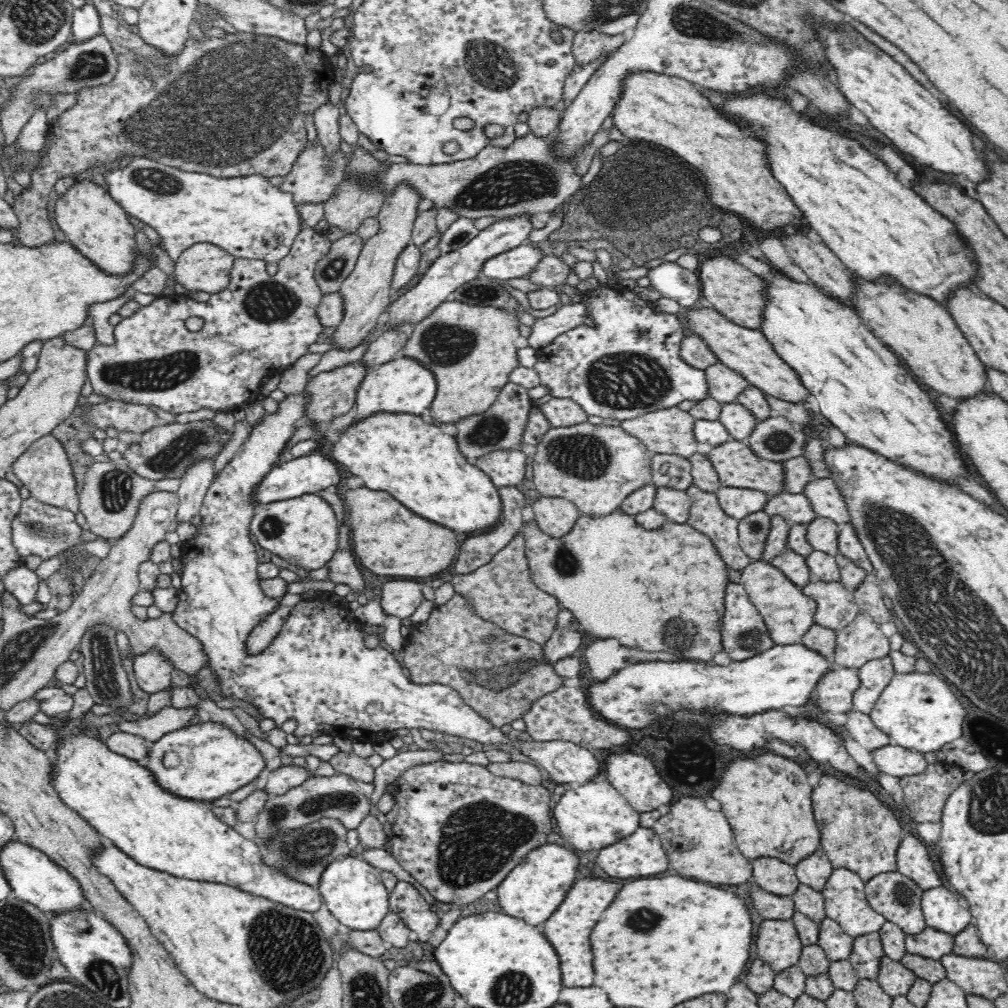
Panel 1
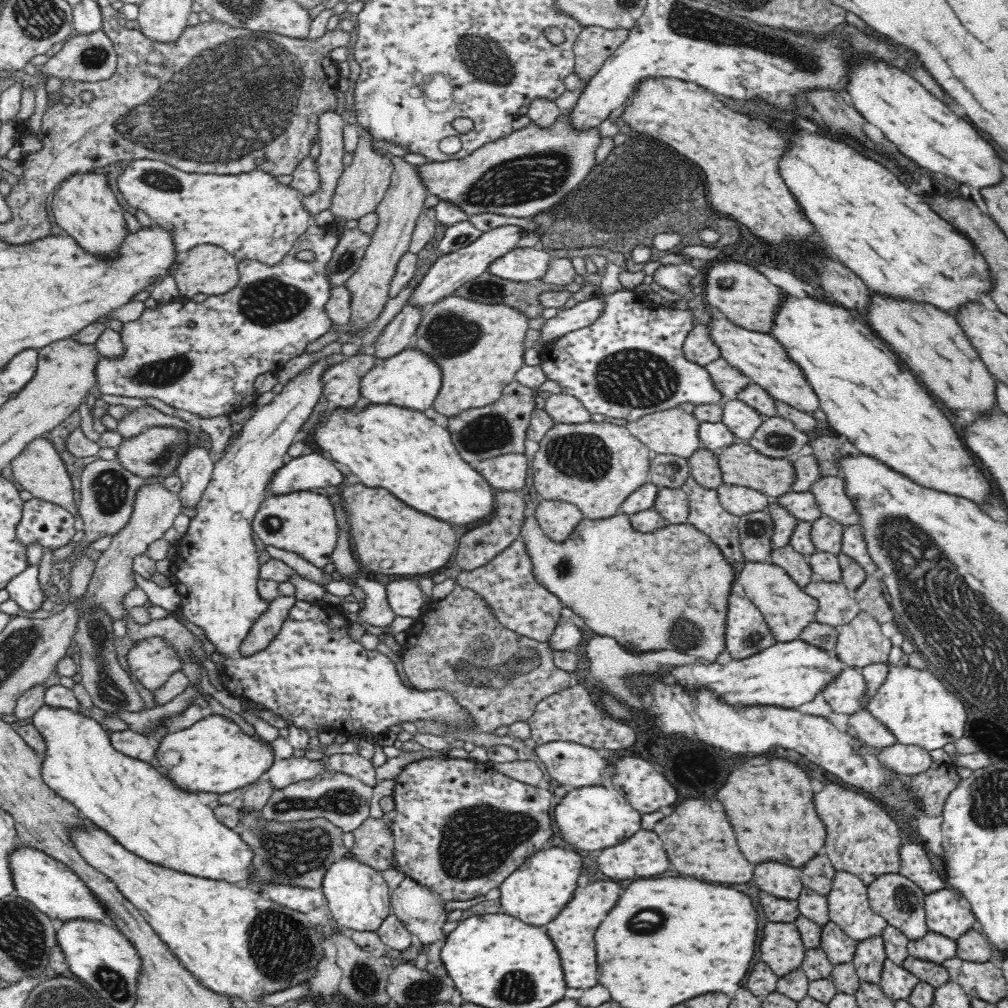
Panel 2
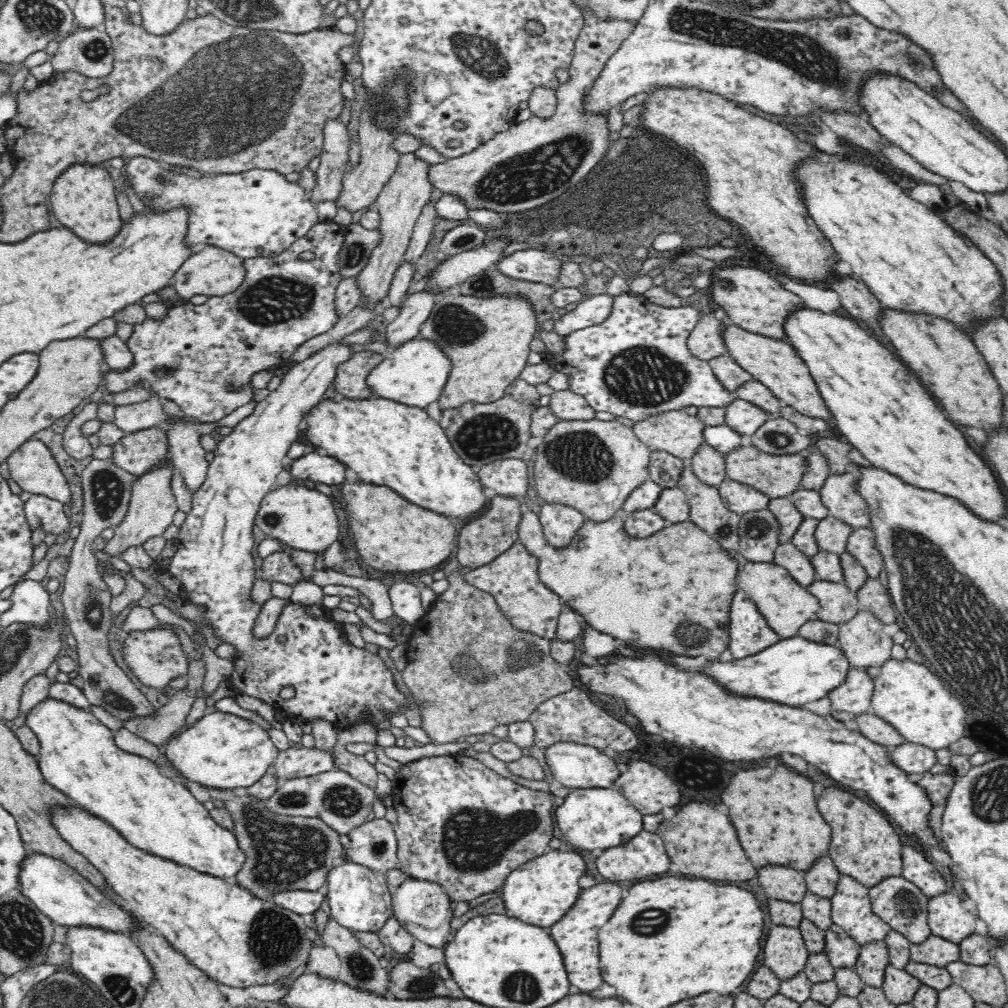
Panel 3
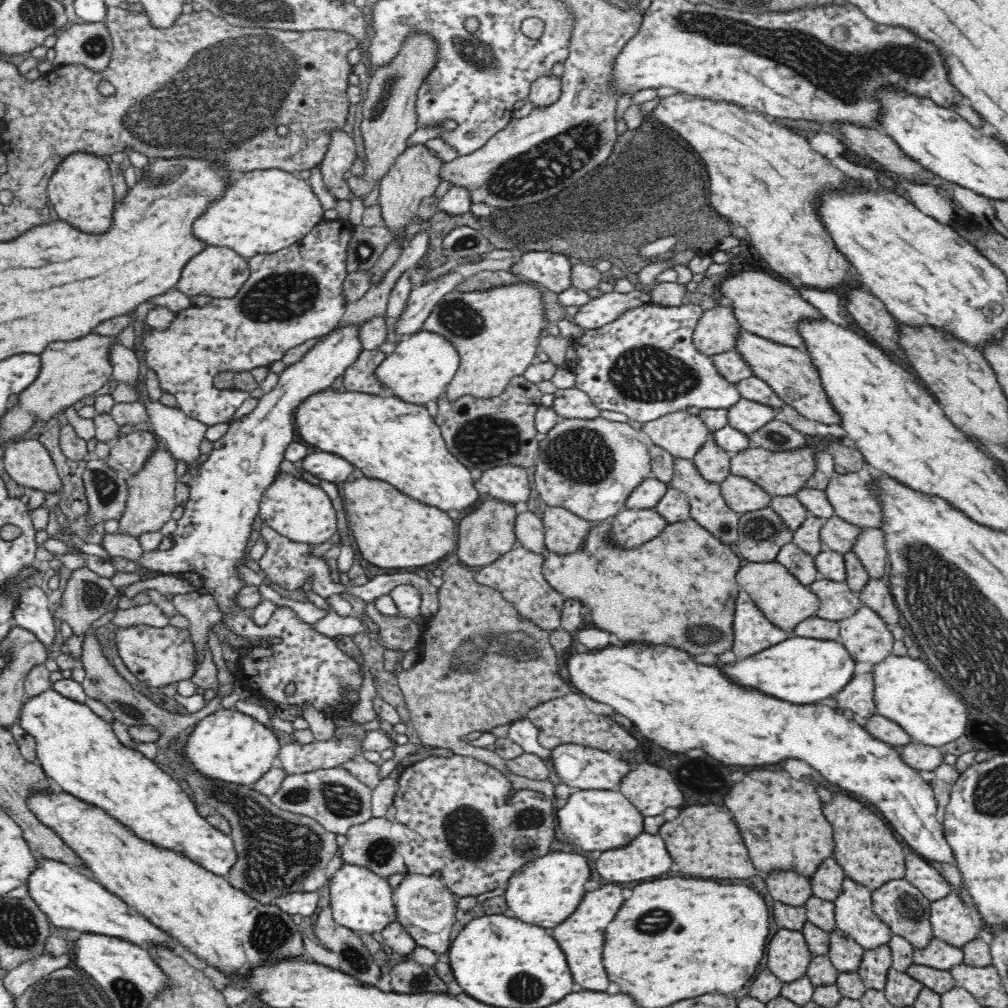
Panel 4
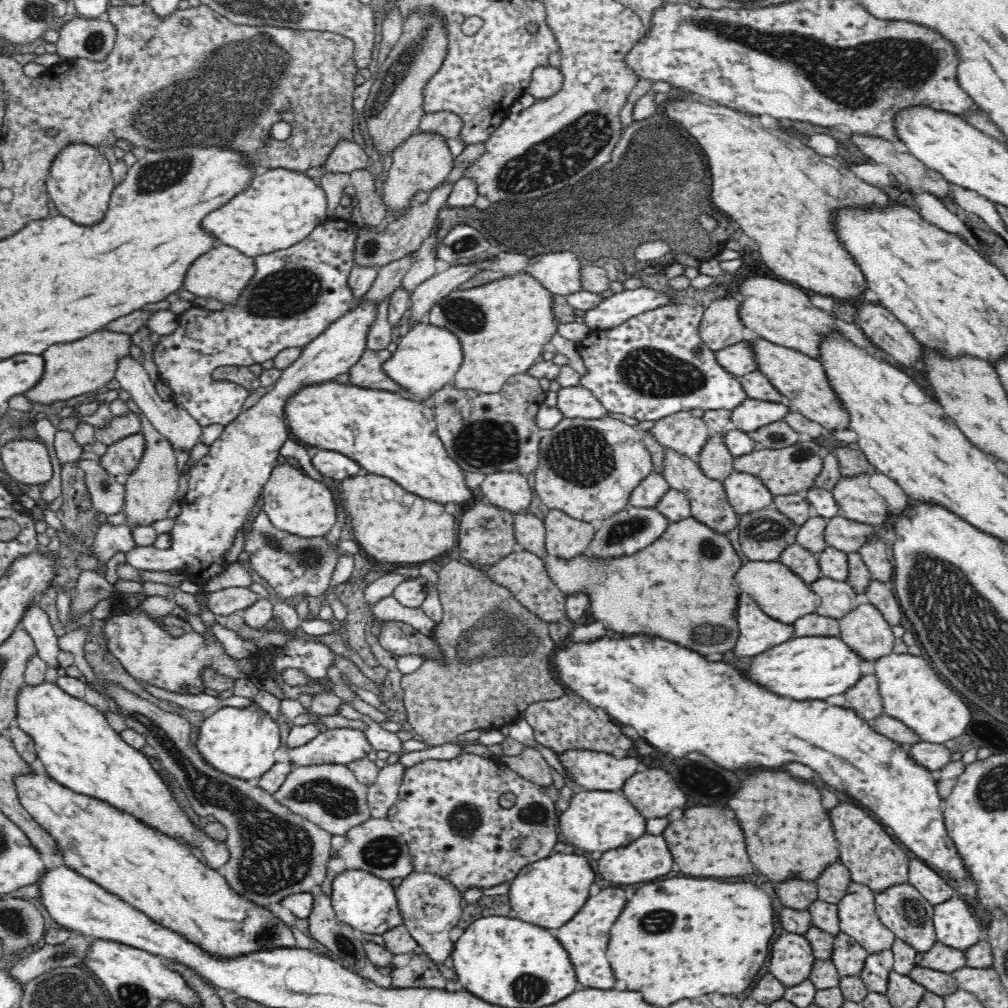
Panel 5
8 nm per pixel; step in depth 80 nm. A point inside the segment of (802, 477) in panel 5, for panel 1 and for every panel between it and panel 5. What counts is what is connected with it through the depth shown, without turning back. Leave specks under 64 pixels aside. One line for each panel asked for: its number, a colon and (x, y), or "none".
1: (737, 465)
2: (742, 465)
3: (777, 476)
4: (785, 473)

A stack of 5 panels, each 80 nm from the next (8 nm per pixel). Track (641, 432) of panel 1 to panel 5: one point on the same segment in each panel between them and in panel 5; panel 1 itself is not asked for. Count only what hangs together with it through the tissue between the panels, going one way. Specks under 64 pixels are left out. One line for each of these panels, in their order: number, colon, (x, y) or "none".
2: (673, 431)
3: (681, 434)
4: (682, 434)
5: (685, 434)

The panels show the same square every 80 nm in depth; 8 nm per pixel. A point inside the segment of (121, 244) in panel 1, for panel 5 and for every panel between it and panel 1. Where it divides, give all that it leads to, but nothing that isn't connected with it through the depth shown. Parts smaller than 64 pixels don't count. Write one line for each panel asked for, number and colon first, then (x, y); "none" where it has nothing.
2: (84, 205)
3: (83, 199)
4: (81, 190)
5: (80, 183)

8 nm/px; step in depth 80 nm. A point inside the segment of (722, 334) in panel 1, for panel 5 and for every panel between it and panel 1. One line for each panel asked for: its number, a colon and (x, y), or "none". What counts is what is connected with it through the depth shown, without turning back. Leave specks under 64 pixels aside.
2: (759, 356)
3: (775, 364)
4: (789, 371)
5: (801, 379)

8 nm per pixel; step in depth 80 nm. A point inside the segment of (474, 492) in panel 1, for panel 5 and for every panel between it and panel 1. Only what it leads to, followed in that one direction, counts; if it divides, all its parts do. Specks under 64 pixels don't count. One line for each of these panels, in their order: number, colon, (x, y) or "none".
2: (402, 450)
3: (385, 442)
4: (387, 438)
5: (389, 435)

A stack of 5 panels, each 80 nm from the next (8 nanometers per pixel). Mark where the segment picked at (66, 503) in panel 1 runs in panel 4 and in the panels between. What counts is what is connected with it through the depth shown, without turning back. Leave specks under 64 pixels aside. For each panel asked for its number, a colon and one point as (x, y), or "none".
2: (39, 469)
3: (32, 466)
4: (28, 462)

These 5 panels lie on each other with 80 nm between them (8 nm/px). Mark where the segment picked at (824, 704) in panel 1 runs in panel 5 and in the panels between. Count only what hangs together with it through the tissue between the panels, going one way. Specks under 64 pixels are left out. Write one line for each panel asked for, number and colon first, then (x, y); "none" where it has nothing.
2: (846, 695)
3: (854, 695)
4: (858, 695)
5: (864, 698)

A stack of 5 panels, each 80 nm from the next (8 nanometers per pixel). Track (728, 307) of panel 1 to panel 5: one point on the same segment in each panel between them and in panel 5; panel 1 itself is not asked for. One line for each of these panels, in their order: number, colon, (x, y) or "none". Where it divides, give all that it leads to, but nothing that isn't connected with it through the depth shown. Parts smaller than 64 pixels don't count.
2: (748, 298)
3: (753, 299)
4: (764, 306)
5: (780, 312)

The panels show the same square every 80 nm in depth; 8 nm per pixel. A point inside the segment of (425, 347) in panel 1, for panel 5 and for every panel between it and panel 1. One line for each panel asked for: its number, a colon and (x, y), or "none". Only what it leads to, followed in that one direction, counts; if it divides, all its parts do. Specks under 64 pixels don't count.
2: (479, 347)
3: (487, 338)
4: (496, 331)
5: (504, 327)

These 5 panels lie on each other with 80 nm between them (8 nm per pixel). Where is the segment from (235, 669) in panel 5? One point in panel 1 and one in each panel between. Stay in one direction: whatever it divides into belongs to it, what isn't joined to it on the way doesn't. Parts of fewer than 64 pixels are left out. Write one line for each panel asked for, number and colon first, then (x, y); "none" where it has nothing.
1: (152, 671)
2: (152, 662)
3: (156, 657)
4: (158, 656)

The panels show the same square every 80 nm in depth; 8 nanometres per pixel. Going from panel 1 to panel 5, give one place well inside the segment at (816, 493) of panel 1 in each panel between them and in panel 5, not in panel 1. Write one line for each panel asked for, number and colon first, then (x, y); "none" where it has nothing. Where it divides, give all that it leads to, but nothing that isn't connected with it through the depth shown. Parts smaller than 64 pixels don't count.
2: (830, 491)
3: (839, 494)
4: (852, 500)
5: (858, 501)

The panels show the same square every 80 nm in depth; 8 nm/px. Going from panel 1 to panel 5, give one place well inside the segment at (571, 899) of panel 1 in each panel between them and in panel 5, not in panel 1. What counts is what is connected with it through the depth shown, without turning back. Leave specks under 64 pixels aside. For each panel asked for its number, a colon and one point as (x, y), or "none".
2: (573, 929)
3: (577, 933)
4: (580, 937)
5: (584, 937)

